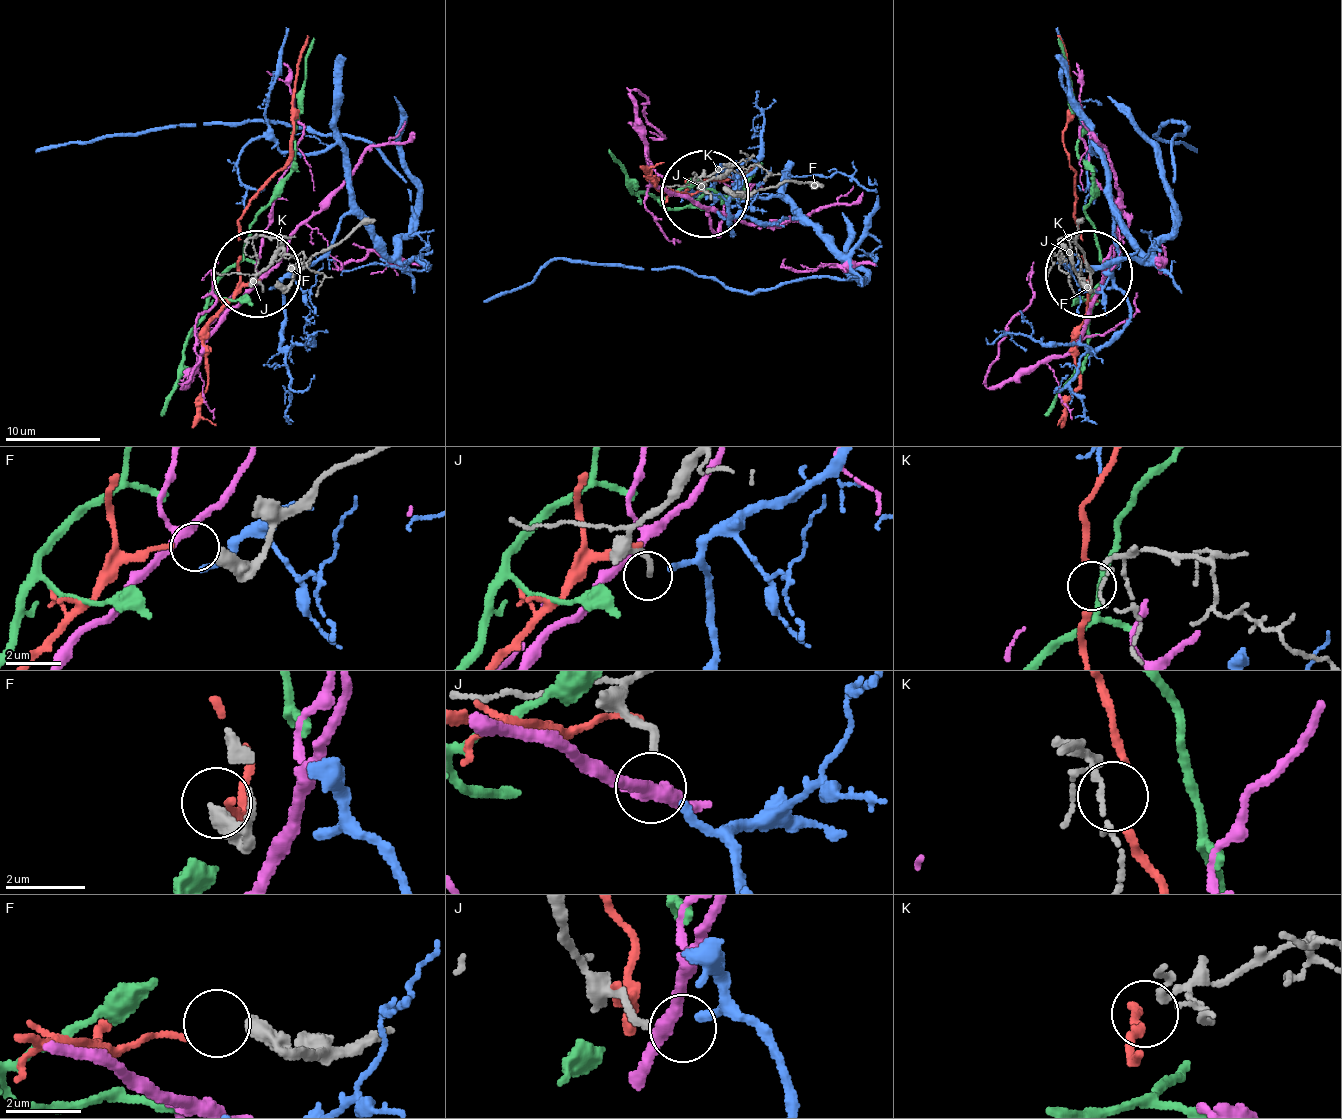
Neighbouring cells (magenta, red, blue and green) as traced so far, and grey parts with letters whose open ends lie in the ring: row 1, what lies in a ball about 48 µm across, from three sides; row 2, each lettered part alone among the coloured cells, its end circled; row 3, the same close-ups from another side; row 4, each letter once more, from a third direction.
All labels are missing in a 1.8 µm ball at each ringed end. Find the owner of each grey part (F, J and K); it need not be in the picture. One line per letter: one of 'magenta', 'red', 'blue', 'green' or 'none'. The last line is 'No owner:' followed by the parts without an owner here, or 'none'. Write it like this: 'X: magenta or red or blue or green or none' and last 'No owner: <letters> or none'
F: red
J: blue
K: none
No owner: K

